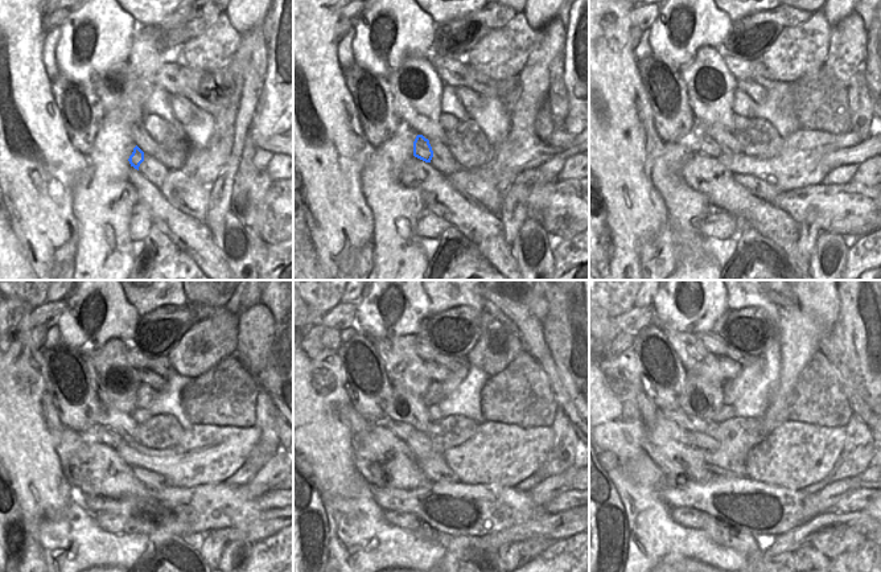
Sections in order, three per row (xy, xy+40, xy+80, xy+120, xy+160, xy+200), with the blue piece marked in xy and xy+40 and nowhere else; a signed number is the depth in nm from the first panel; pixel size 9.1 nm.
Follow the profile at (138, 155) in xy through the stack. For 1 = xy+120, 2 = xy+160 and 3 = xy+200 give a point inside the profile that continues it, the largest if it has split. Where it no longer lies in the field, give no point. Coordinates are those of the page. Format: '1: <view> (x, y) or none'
1: xy+120 (106, 435)
2: xy+160 (403, 431)
3: xy+200 (687, 422)

